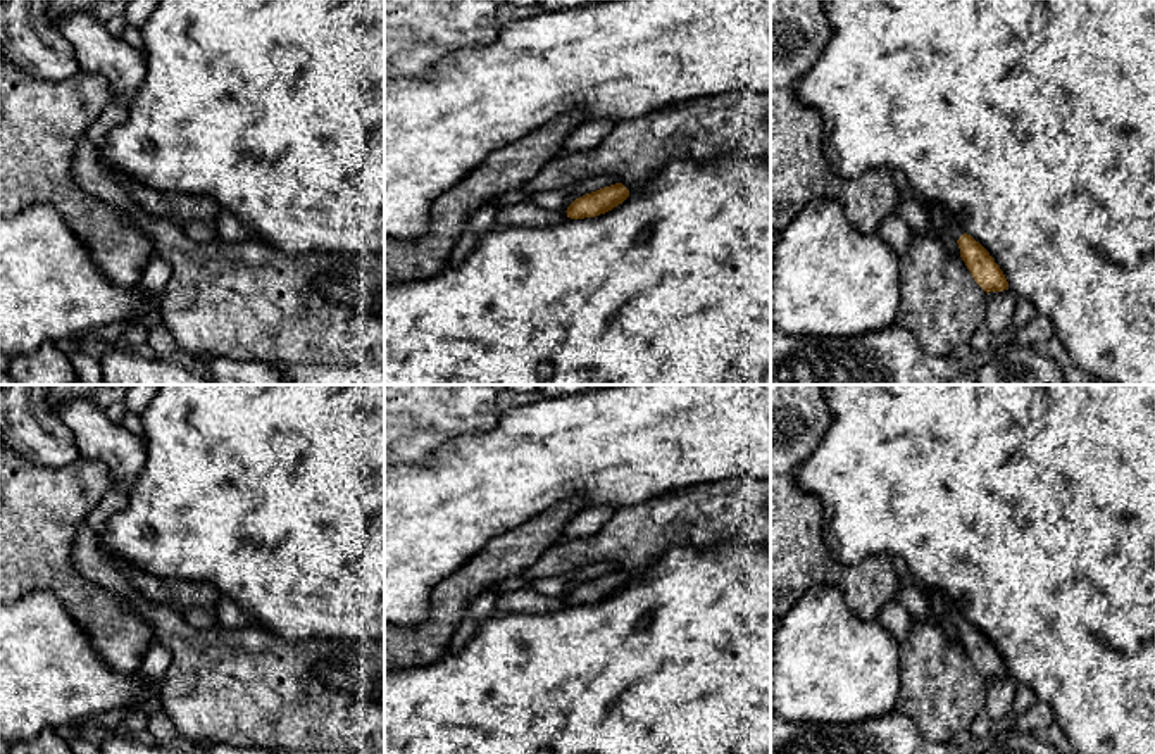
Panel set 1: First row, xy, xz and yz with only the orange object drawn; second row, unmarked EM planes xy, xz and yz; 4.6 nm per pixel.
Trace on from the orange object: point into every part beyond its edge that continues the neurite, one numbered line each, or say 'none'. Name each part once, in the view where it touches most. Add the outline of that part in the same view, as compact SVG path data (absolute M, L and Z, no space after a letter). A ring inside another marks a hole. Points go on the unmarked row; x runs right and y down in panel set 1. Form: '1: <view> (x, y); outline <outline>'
1: yz (952, 609); outline M924 588L924 590L927 594L940 595L945 600L946 613L955 626L958 626L965 619L964 614L958 611L958 607L943 592L936 588Z

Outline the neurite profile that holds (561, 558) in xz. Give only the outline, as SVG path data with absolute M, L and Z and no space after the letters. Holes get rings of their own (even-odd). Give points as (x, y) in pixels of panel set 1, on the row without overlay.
M727 478L627 504L615 509L595 535L548 547L533 566L524 569L522 576L533 581L565 575L598 561L617 561L617 569L622 569L629 580L638 580L674 547L702 552L733 540L771 545L771 478Z

